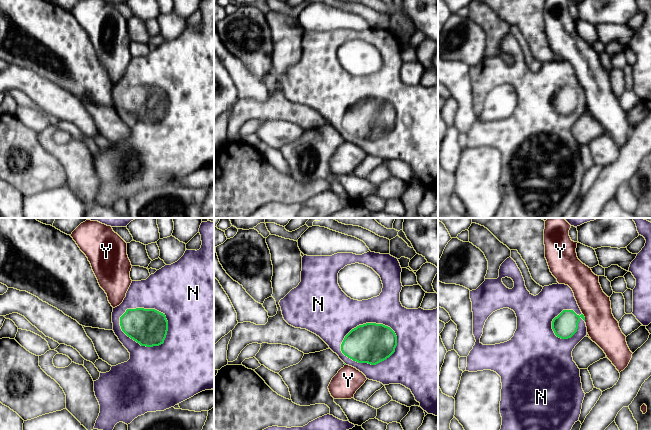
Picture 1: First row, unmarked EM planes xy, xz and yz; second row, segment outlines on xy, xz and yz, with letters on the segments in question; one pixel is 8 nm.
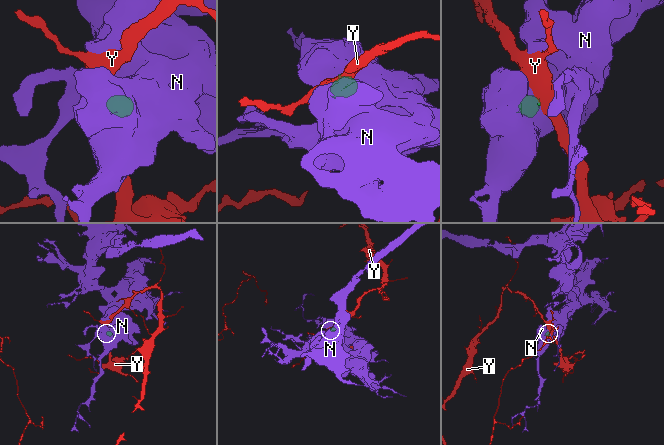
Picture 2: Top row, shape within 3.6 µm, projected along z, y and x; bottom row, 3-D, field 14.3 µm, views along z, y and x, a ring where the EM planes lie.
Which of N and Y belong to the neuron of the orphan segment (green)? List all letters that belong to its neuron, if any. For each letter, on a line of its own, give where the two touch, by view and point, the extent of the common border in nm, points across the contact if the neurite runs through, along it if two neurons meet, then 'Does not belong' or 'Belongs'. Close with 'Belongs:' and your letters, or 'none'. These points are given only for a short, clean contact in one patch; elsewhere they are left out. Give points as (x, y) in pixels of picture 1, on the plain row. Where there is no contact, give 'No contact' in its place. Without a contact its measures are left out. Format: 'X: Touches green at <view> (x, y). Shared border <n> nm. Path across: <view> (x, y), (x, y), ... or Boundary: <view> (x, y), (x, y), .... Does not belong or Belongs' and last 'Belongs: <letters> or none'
N: Touches green at xz (364, 100). Shared border 480 nm. Belongs
Y: Touches green at yz (584, 93). Shared border 70 nm. Boundary: yz (582, 89), (585, 96). Does not belong
Belongs: N

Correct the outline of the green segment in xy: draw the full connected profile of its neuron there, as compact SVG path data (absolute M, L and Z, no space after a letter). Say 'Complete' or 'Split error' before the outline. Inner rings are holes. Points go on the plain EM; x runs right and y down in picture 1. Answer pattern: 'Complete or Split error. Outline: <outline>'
Split error. Outline: M201 0L199 9L202 17L199 26L186 25L184 31L177 38L165 41L154 50L151 50L146 56L132 57L123 78L113 84L113 107L130 129L130 135L127 138L112 142L109 148L100 148L99 155L94 157L94 168L100 181L100 189L94 205L113 208L115 201L119 198L128 201L135 194L147 188L164 187L202 167L214 164L214 0Z

